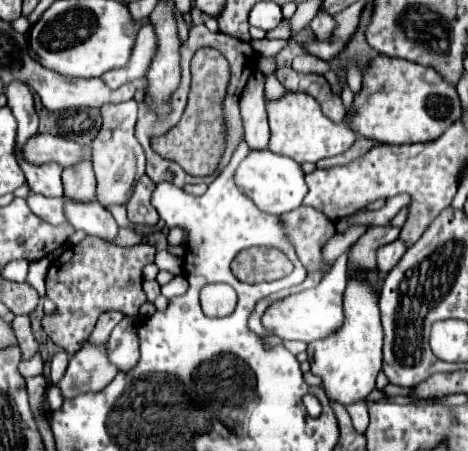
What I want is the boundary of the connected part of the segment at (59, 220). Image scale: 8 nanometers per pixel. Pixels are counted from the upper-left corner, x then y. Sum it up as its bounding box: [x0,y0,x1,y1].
[27,194,67,226]

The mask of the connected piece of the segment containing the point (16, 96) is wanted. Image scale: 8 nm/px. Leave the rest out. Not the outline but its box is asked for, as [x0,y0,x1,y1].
[5,86,39,148]

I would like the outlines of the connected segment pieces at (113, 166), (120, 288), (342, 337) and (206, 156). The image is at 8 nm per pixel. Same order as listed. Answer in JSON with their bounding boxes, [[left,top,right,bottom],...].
[[93,100,143,206],[43,240,155,354],[307,274,383,408],[153,48,229,176]]

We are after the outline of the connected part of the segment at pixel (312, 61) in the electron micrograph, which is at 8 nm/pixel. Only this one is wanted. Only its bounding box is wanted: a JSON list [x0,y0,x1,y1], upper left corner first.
[293,54,331,74]

